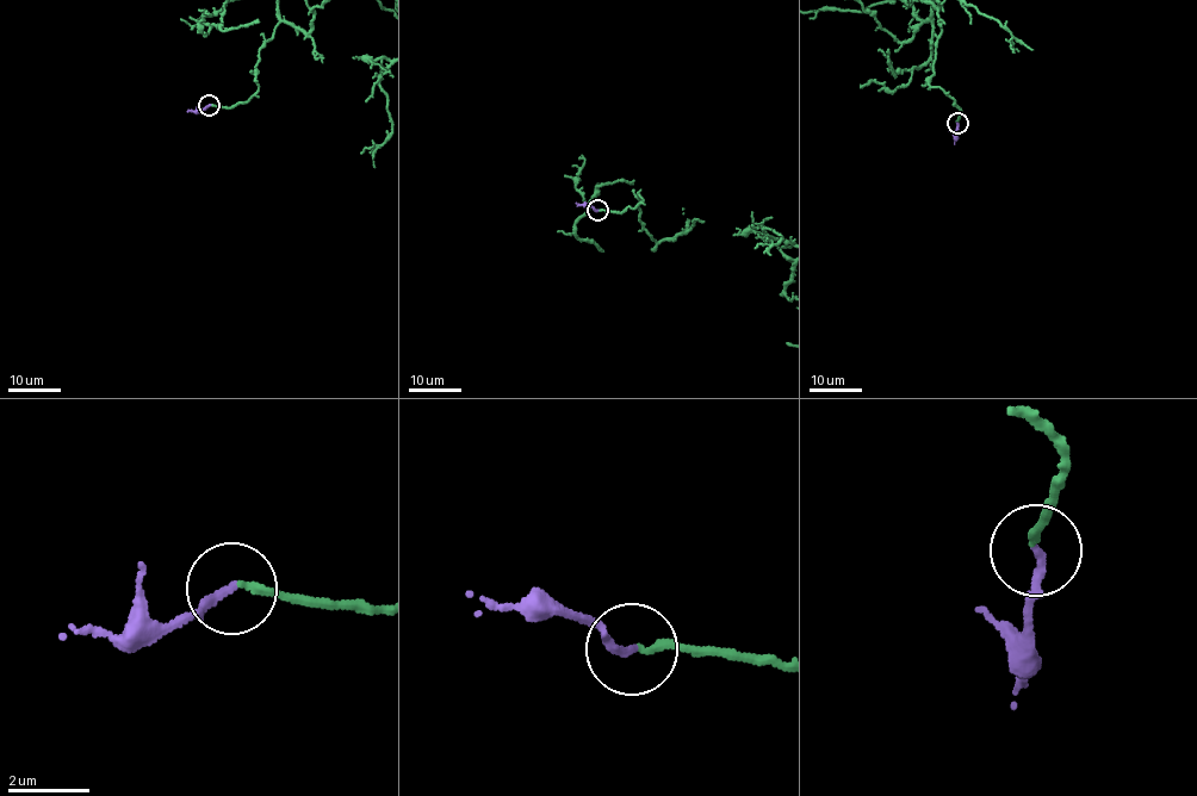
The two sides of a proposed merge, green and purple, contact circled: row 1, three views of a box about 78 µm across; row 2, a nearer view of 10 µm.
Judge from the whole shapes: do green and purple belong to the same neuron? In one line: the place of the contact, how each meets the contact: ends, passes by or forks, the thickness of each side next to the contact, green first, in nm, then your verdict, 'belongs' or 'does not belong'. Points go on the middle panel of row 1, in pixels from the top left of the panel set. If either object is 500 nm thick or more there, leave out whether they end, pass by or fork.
at (597, 210); green ends there; purple ends there; 170 nm thick on the green side, 200 nm on the other; belongs

